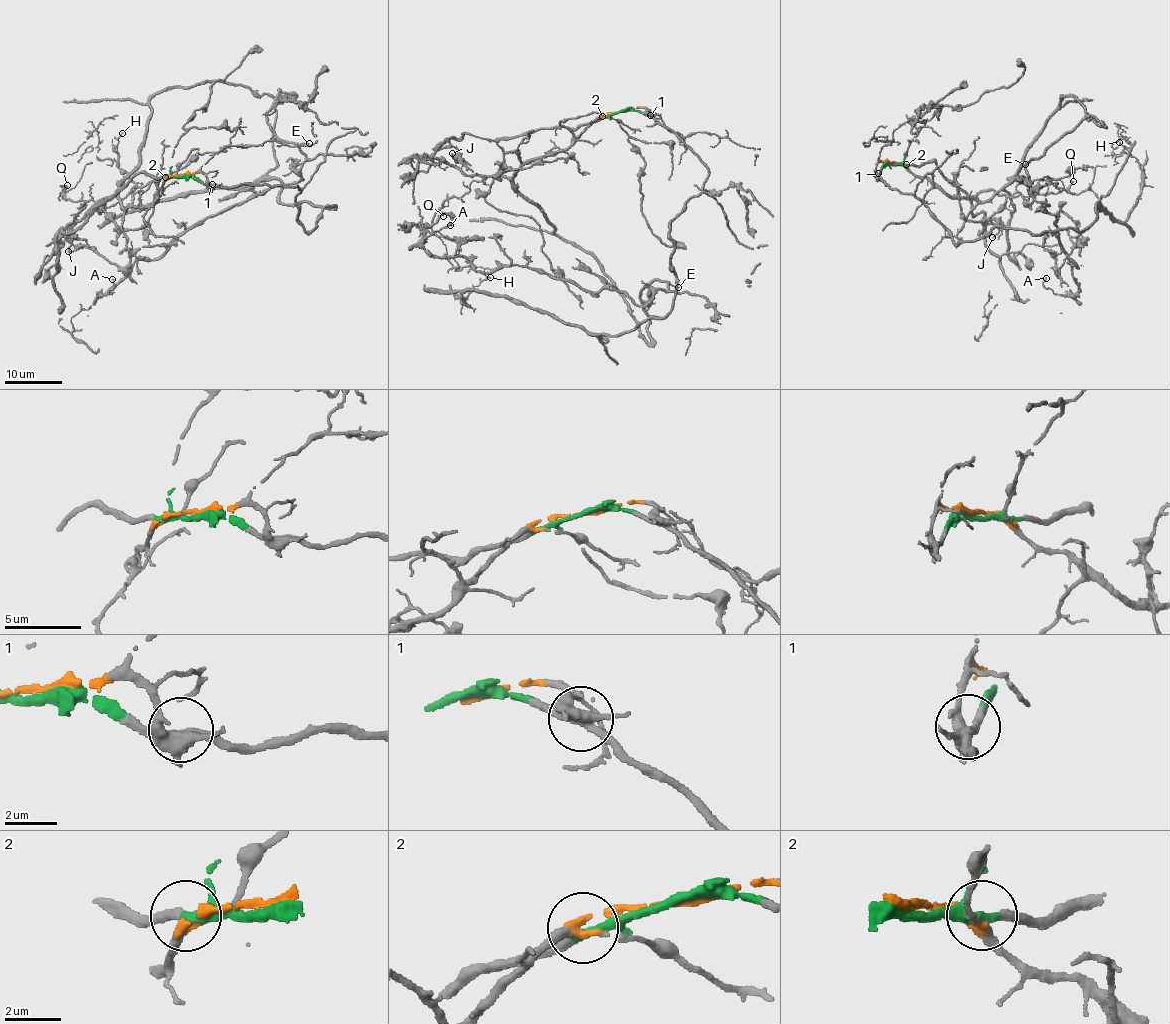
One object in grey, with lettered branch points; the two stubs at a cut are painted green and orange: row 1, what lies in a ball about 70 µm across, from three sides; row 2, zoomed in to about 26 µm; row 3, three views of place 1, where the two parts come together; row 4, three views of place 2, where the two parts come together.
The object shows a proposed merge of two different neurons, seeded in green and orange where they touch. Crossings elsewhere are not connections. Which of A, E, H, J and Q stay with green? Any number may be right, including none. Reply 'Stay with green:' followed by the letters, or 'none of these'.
Stay with green: H, J

